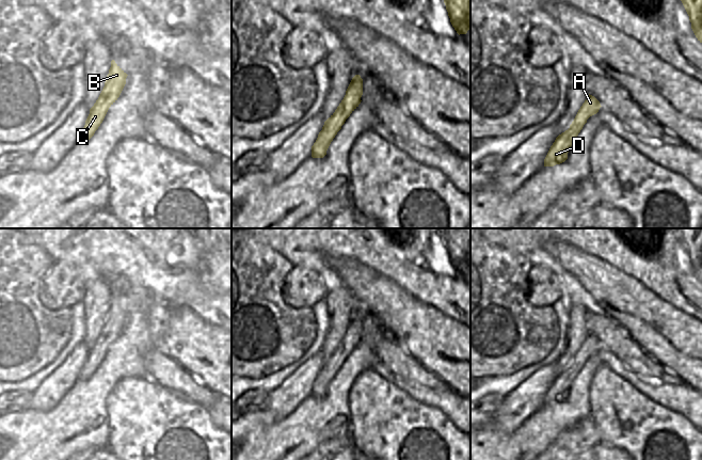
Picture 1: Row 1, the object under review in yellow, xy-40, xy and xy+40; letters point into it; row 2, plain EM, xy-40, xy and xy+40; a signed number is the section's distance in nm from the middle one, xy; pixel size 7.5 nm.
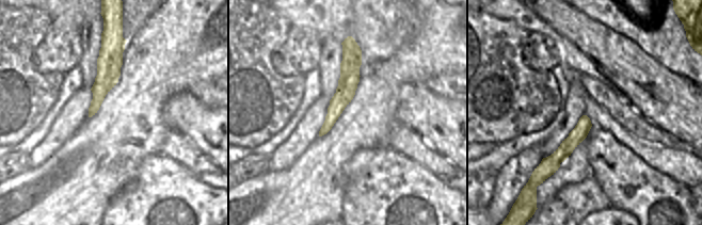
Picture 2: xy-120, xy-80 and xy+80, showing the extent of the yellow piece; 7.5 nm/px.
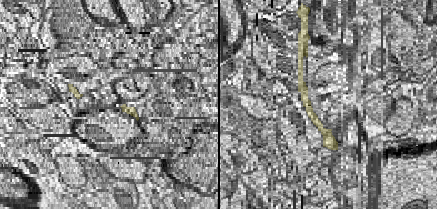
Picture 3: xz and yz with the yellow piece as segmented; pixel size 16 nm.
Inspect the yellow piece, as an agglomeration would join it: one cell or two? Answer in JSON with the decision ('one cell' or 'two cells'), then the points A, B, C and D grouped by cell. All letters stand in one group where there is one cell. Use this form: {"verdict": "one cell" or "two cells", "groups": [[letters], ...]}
{"verdict": "two cells", "groups": [["A", "B", "C"], ["D"]]}

